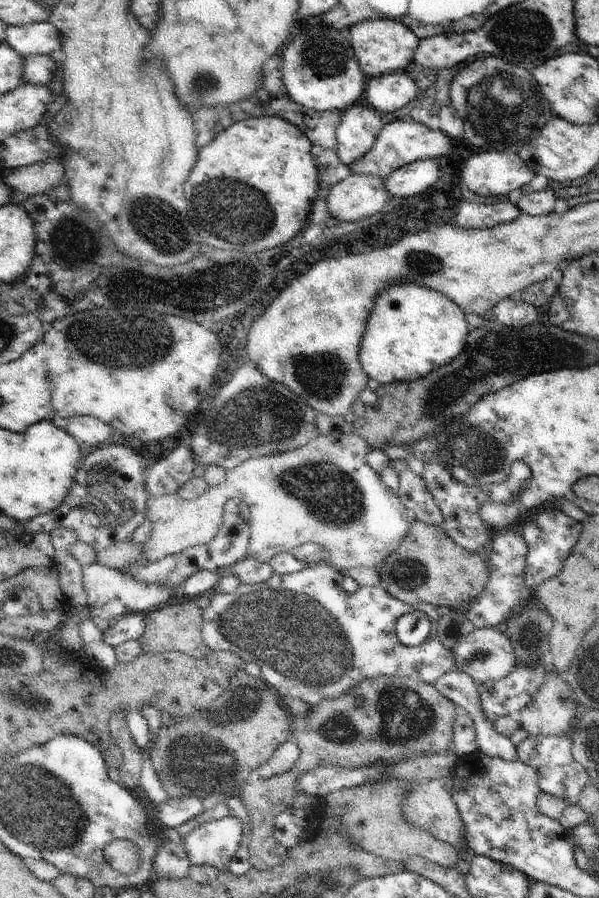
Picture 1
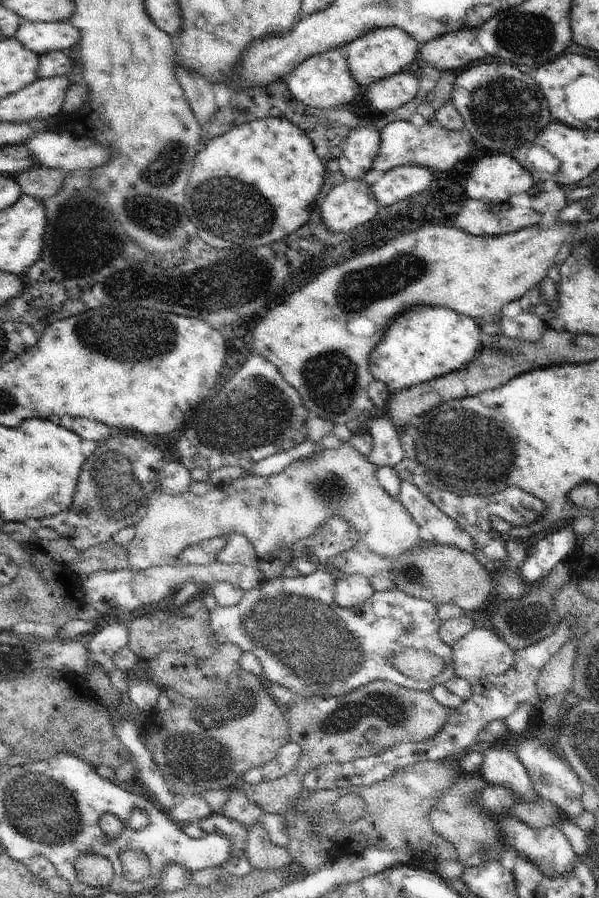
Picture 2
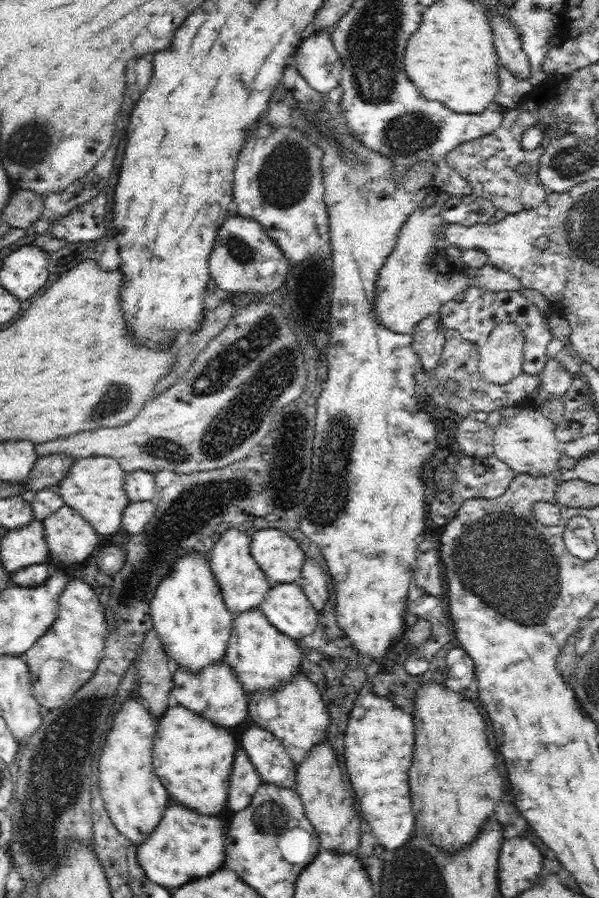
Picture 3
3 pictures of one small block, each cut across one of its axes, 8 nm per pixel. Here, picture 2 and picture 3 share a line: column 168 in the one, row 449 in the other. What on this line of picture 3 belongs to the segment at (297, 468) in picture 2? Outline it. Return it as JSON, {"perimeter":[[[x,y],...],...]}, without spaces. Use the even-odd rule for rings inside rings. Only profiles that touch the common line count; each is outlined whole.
{"perimeter":[[[524,407],[518,415],[503,418],[495,430],[491,445],[494,447],[494,459],[511,466],[516,475],[529,474],[532,477],[544,476],[549,472],[556,471],[558,469],[558,458],[565,454],[565,443],[557,439],[555,424],[541,413],[540,408],[532,410],[532,407]]]}

